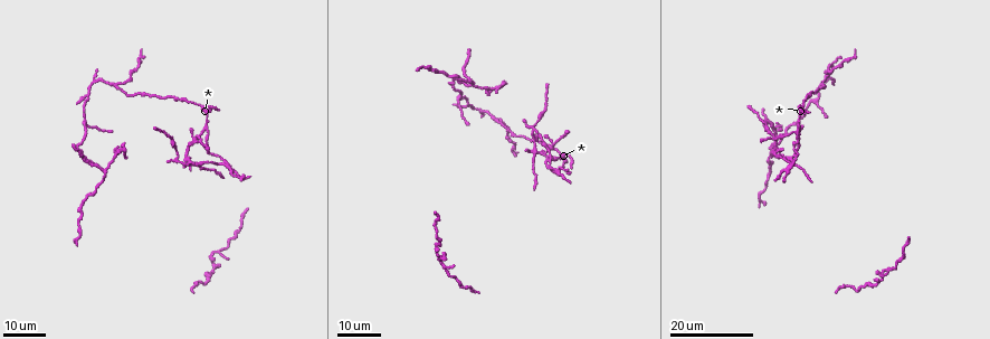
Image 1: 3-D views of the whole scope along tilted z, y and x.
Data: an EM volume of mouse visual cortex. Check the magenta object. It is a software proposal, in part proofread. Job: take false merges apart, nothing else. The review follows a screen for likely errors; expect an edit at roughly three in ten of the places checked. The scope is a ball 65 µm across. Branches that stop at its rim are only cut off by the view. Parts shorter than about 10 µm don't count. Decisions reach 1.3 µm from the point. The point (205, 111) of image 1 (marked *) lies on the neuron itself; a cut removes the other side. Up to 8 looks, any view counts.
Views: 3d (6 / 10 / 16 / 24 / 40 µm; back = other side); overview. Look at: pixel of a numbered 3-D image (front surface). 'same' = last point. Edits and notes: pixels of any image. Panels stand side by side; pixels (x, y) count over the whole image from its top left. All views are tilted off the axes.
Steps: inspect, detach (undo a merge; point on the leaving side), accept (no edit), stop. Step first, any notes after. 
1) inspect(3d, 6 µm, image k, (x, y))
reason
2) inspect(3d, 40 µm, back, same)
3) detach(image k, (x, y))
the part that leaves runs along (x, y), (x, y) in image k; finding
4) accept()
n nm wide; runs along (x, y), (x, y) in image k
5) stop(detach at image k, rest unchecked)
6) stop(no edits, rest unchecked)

inspect(3d, 16 µm, image 1, (204, 126))
two arms in line, one across

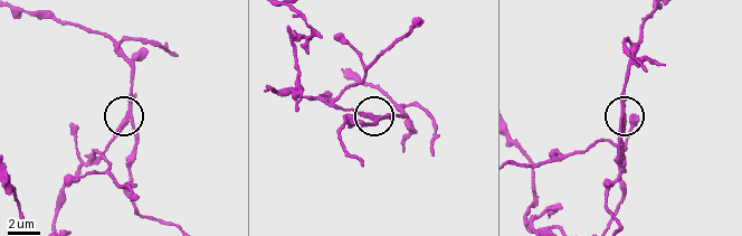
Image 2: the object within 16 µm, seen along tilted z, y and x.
inspect(3d, 10 µm, image 2, (374, 116))
zoom in

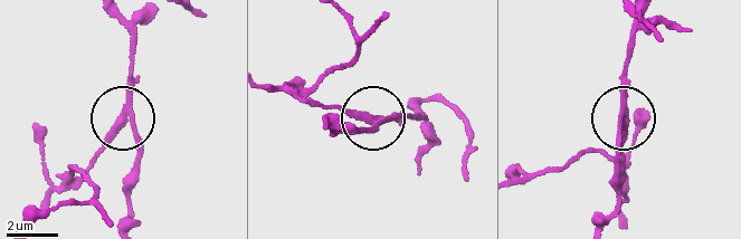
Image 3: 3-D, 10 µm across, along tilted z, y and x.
detach(image 3, (105, 139))
3 arms; two neurons meet here

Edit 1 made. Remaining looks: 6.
inspect(3d, 24 µm, image 1, (557, 169))
looks like a crossing

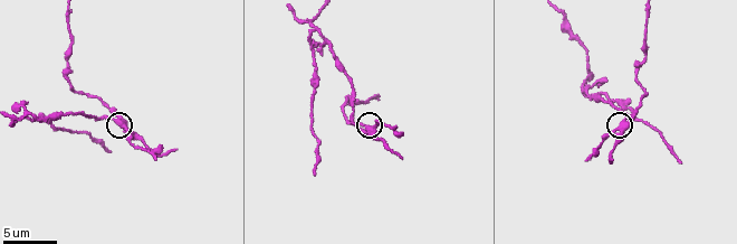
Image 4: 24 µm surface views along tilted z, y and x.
inspect(3d, 6 µm, image 4, (119, 122))

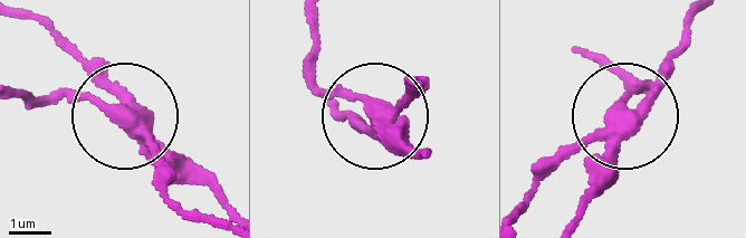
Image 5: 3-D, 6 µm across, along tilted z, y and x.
detach(image 5, (400, 139))
4 arms; the part that leaves runs along (374, 123), (360, 100), (318, 79), (316, 12) in image 5; a second neuron is stuck on

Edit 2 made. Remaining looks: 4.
inspect(3d, 24 µm, image 1, (104, 168))
four arms meet

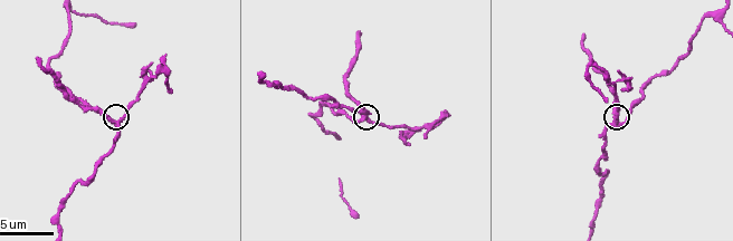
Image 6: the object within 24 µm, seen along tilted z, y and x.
inspect(3d, 6 µm, image 6, (367, 116))
zoom in

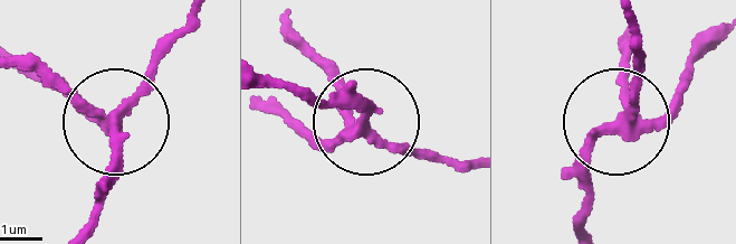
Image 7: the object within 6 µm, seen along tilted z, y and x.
accept()
runs along (708, 34), (672, 102), (627, 127), (638, 52) in image 7; continuous, no second neuron

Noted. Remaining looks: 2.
inspect(3d, 16 µm, image 1, (117, 83))
three arms meet

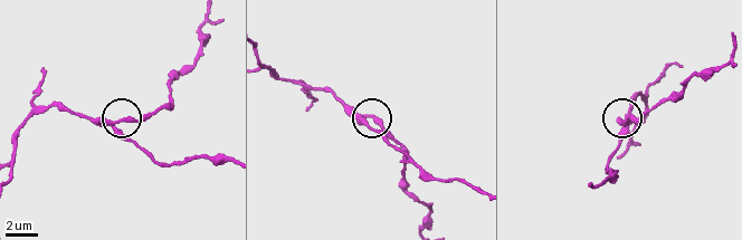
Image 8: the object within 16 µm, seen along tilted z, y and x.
inspect(3d, 6 µm, image 8, (112, 122))

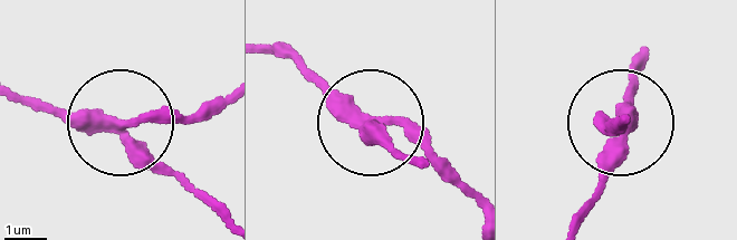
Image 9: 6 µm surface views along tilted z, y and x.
accept()
side arm 15 µm; 3 arms; all the same neuron

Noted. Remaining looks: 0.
stop(detach at image 3, detach at image 5, rest unchecked)

